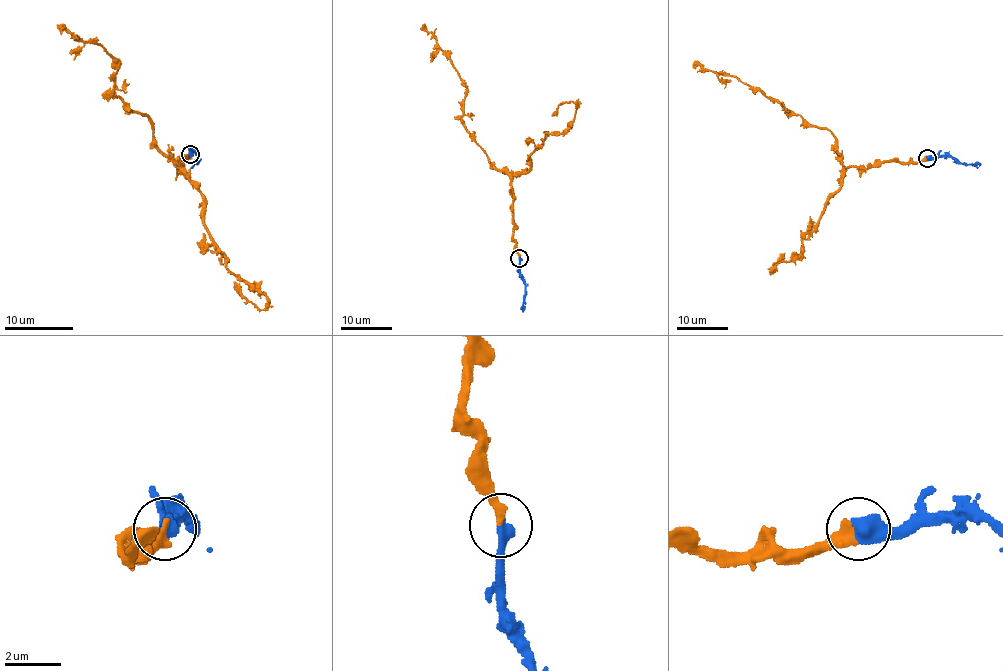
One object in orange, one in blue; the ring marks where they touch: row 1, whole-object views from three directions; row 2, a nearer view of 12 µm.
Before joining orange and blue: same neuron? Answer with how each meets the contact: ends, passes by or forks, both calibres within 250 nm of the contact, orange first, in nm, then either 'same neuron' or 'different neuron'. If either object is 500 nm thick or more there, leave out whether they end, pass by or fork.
400 nm thick on the orange side, 550 nm on the other; same neuron

